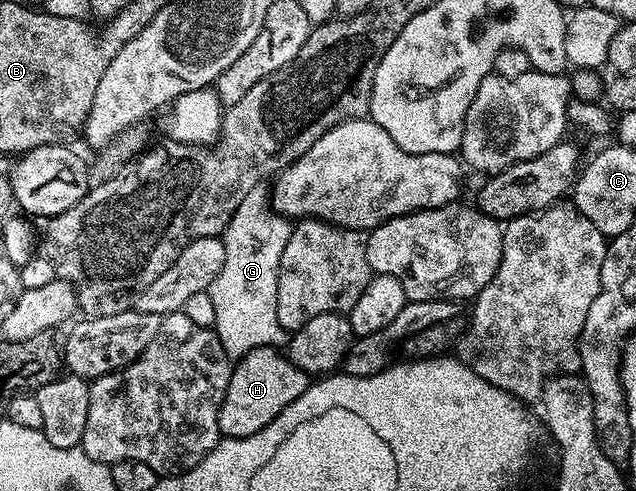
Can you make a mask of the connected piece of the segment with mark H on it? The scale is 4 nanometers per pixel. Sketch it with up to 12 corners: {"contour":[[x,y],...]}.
{"contour":[[276,348],[234,364],[219,411],[222,438],[255,435],[310,374]]}

